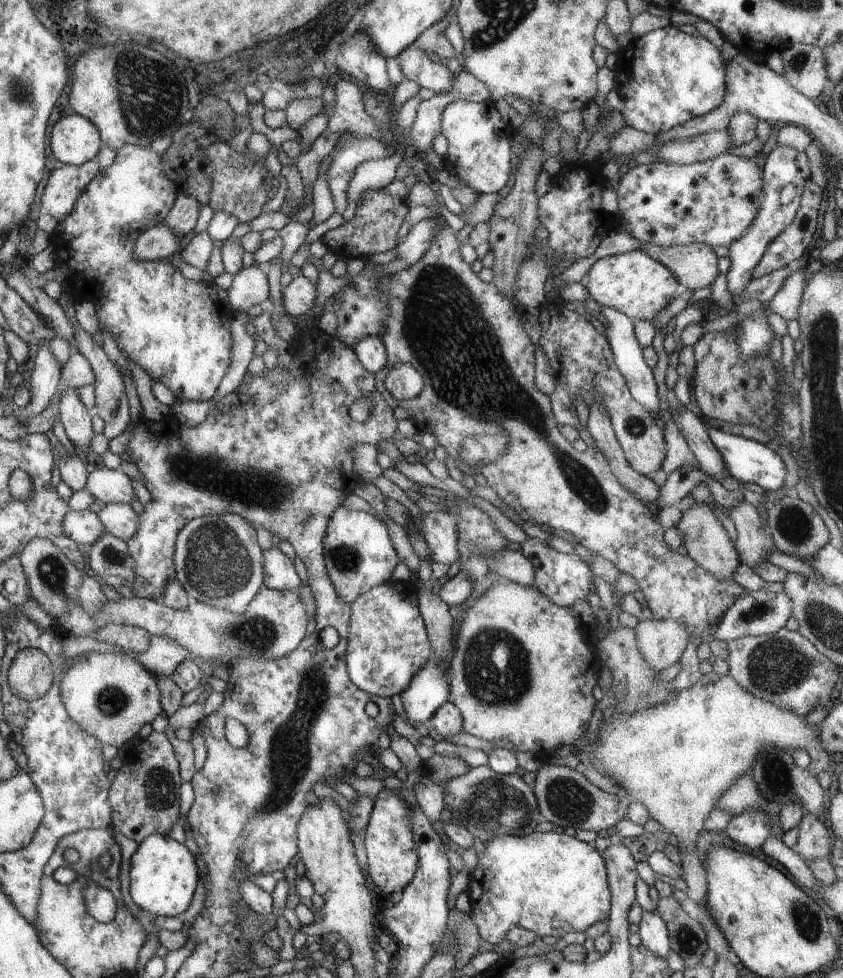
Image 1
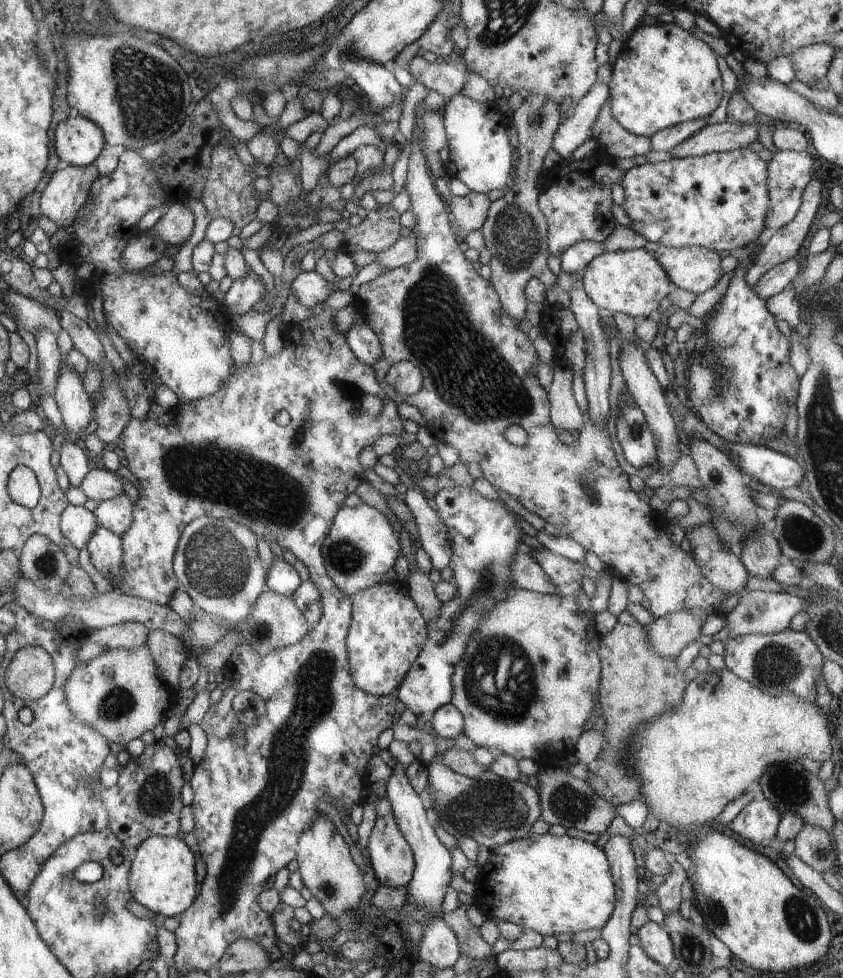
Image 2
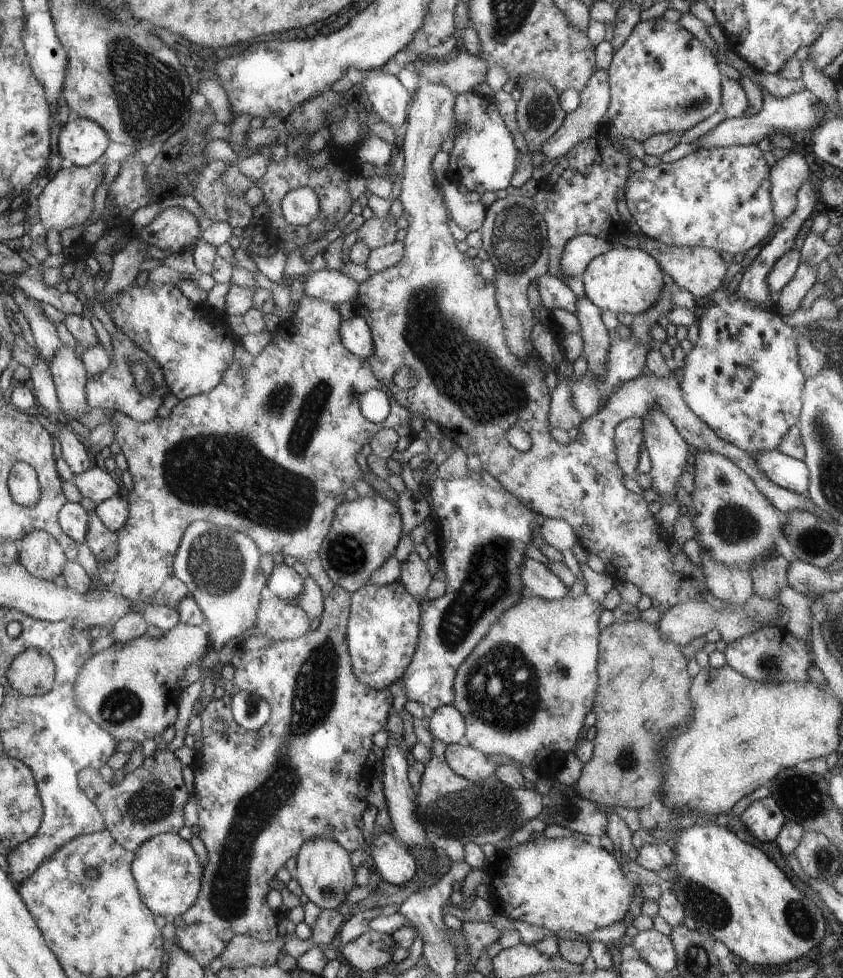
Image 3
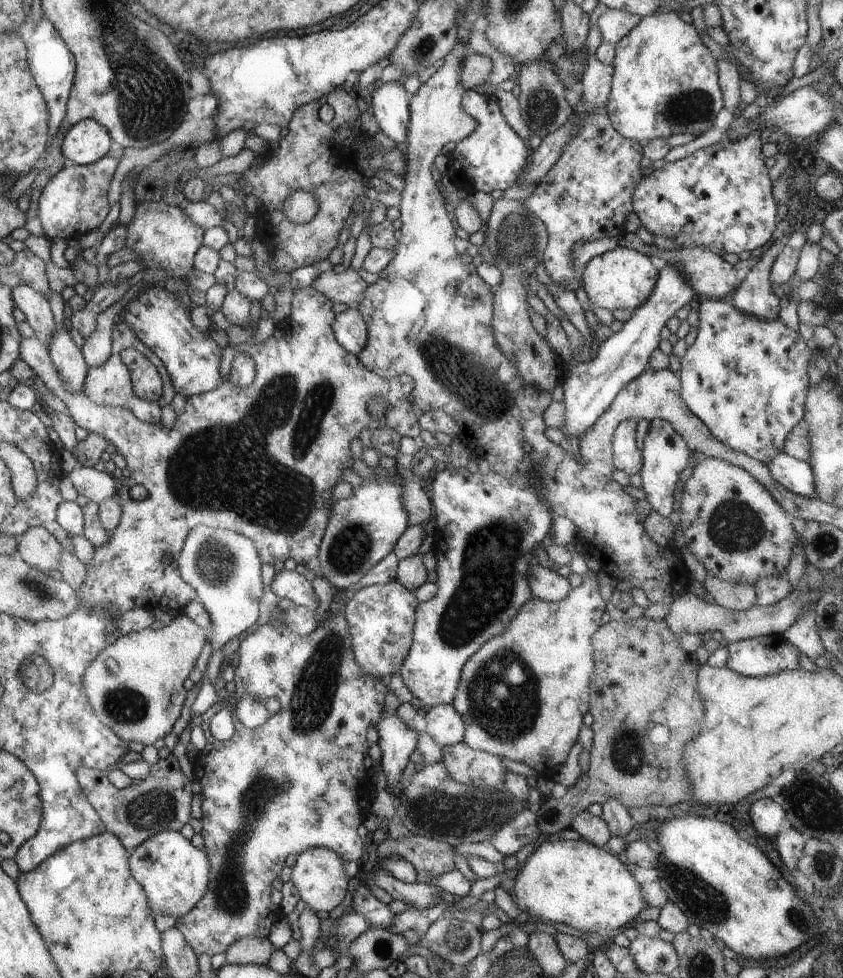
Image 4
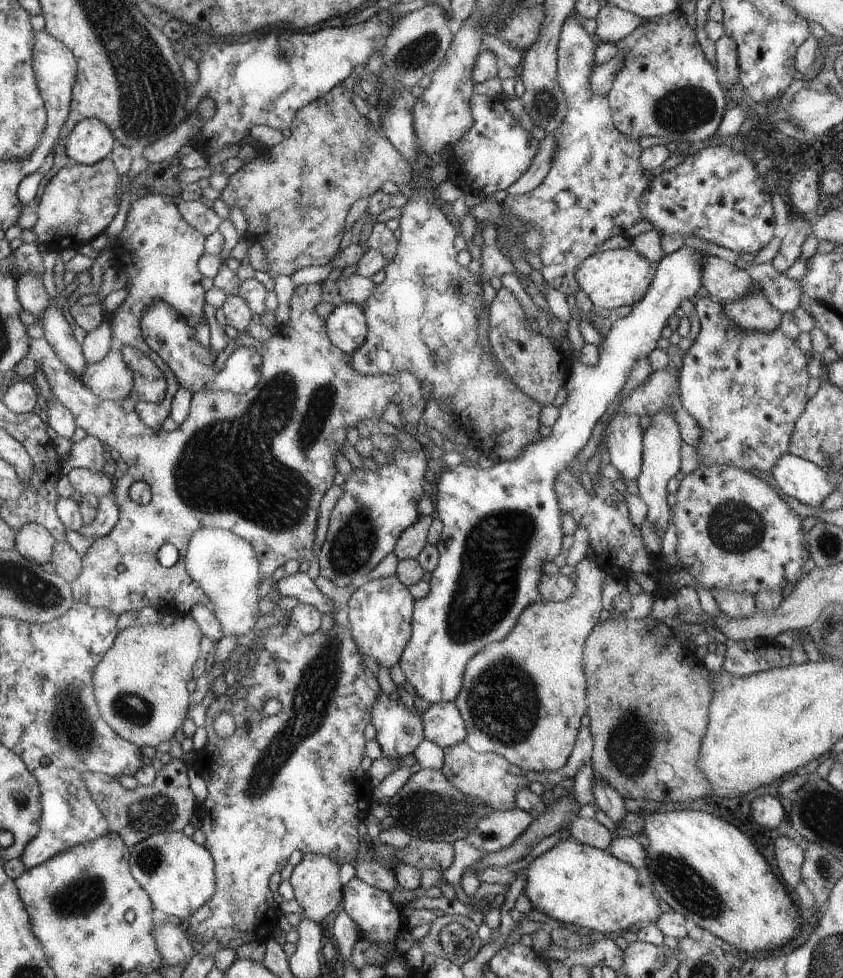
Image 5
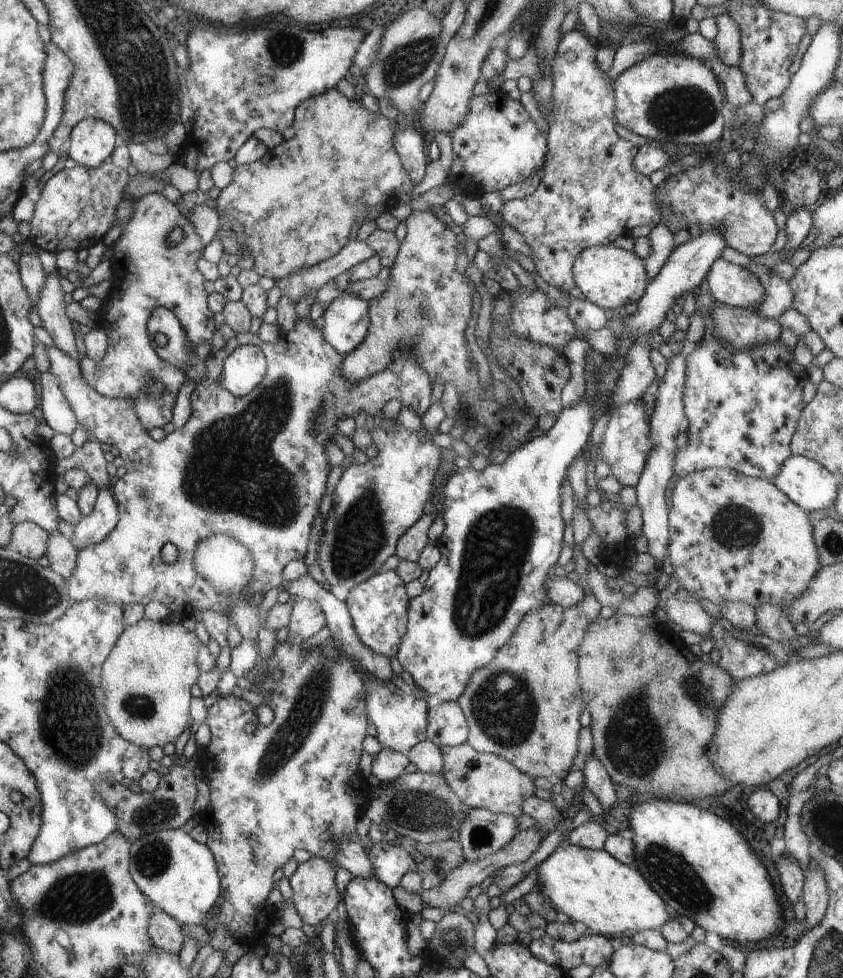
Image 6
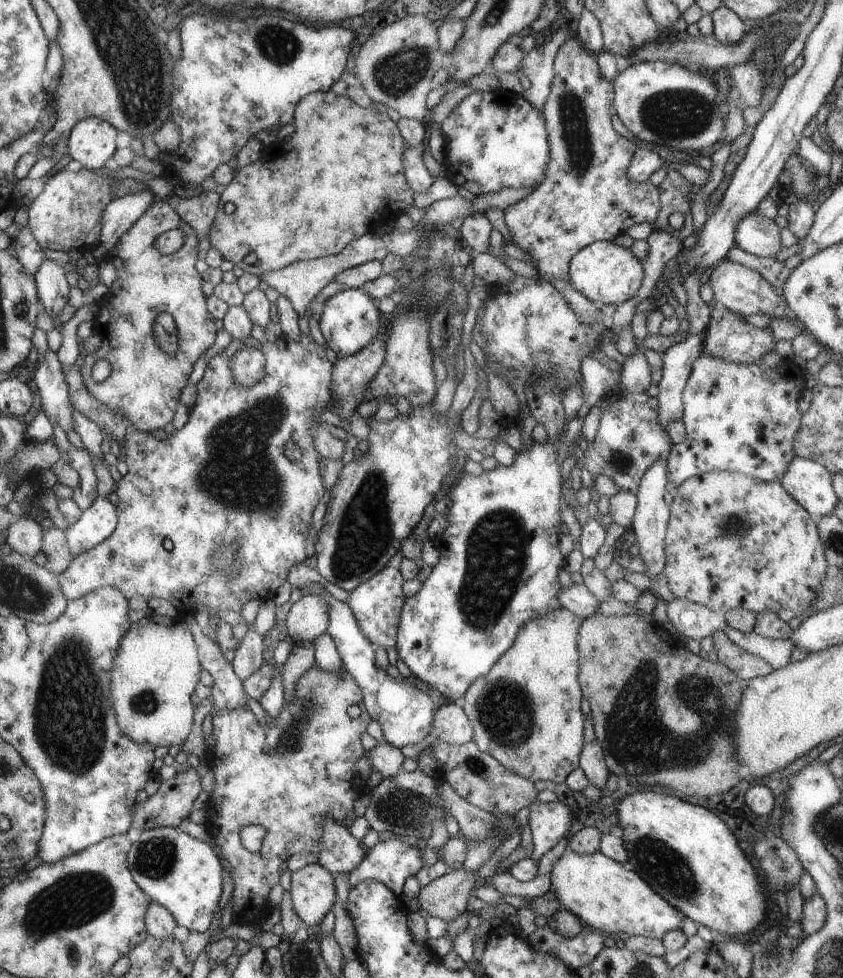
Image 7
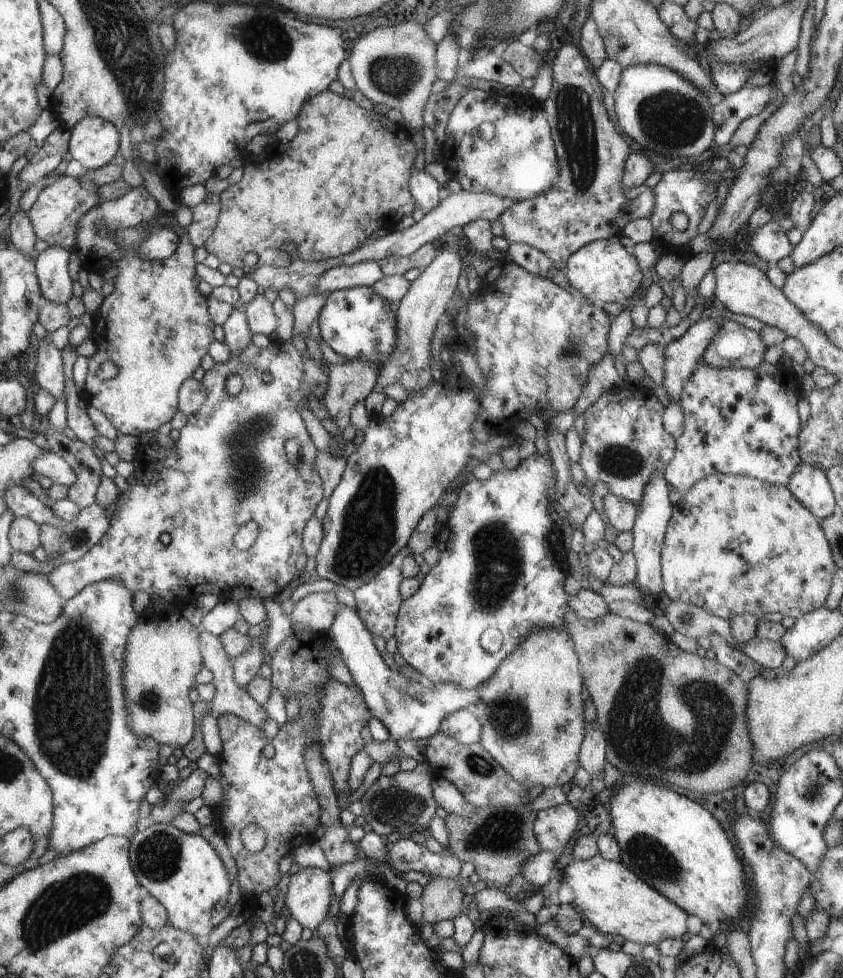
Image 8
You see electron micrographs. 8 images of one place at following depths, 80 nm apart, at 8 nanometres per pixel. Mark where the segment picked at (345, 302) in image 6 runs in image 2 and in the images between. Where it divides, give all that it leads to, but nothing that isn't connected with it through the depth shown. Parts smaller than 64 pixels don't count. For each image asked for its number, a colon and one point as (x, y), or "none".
2: (364, 342)
3: (356, 334)
4: (350, 329)
5: (346, 326)

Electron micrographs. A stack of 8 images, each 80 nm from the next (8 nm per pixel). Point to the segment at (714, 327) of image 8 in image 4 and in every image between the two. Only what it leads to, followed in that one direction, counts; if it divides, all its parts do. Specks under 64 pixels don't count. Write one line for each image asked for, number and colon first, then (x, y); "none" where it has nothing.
4: (665, 453)
5: (662, 442)
6: (668, 420)
7: (677, 361)

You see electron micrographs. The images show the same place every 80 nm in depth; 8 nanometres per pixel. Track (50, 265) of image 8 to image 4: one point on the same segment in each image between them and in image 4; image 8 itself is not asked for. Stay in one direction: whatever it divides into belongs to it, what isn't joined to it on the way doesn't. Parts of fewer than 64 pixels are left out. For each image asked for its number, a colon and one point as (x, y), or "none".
4: (70, 362)
5: (57, 330)
6: (53, 312)
7: (52, 288)

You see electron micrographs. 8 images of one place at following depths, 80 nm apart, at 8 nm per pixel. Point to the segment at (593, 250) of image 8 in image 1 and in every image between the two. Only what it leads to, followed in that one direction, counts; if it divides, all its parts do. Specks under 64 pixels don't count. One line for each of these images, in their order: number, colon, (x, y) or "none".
1: (635, 284)
2: (631, 282)
3: (628, 280)
4: (623, 278)
5: (614, 278)
6: (610, 277)
7: (604, 272)

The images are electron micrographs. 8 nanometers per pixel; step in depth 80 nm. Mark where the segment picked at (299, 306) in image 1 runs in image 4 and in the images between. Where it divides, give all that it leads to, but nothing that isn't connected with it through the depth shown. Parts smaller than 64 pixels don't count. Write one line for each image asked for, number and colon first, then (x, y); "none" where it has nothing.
2: (310, 288)
3: (325, 285)
4: (347, 286)

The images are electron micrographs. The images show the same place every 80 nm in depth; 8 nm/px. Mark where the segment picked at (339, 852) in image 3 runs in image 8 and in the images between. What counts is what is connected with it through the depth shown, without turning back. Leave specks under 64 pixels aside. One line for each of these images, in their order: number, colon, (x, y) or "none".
4: (318, 872)
5: (315, 880)
6: (315, 895)
7: (312, 889)
8: (309, 894)

